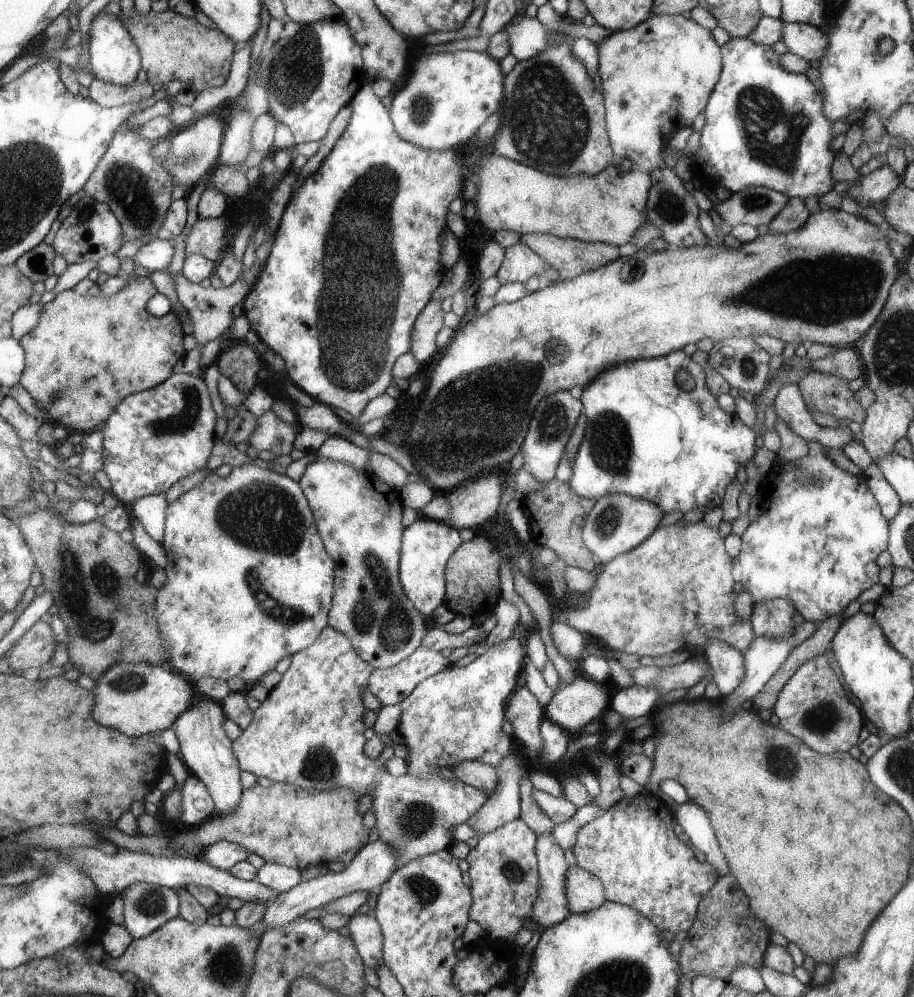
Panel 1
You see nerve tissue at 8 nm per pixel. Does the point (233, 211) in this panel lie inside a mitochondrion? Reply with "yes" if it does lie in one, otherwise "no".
no

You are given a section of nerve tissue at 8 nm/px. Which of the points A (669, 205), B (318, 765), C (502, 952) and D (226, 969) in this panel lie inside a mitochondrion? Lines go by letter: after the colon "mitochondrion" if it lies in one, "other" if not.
A: mitochondrion
B: mitochondrion
C: other
D: mitochondrion

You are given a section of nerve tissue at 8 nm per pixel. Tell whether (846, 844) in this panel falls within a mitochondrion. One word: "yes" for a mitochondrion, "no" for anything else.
no

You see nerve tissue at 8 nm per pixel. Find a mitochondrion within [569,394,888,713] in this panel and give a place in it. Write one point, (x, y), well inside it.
(610, 445)

